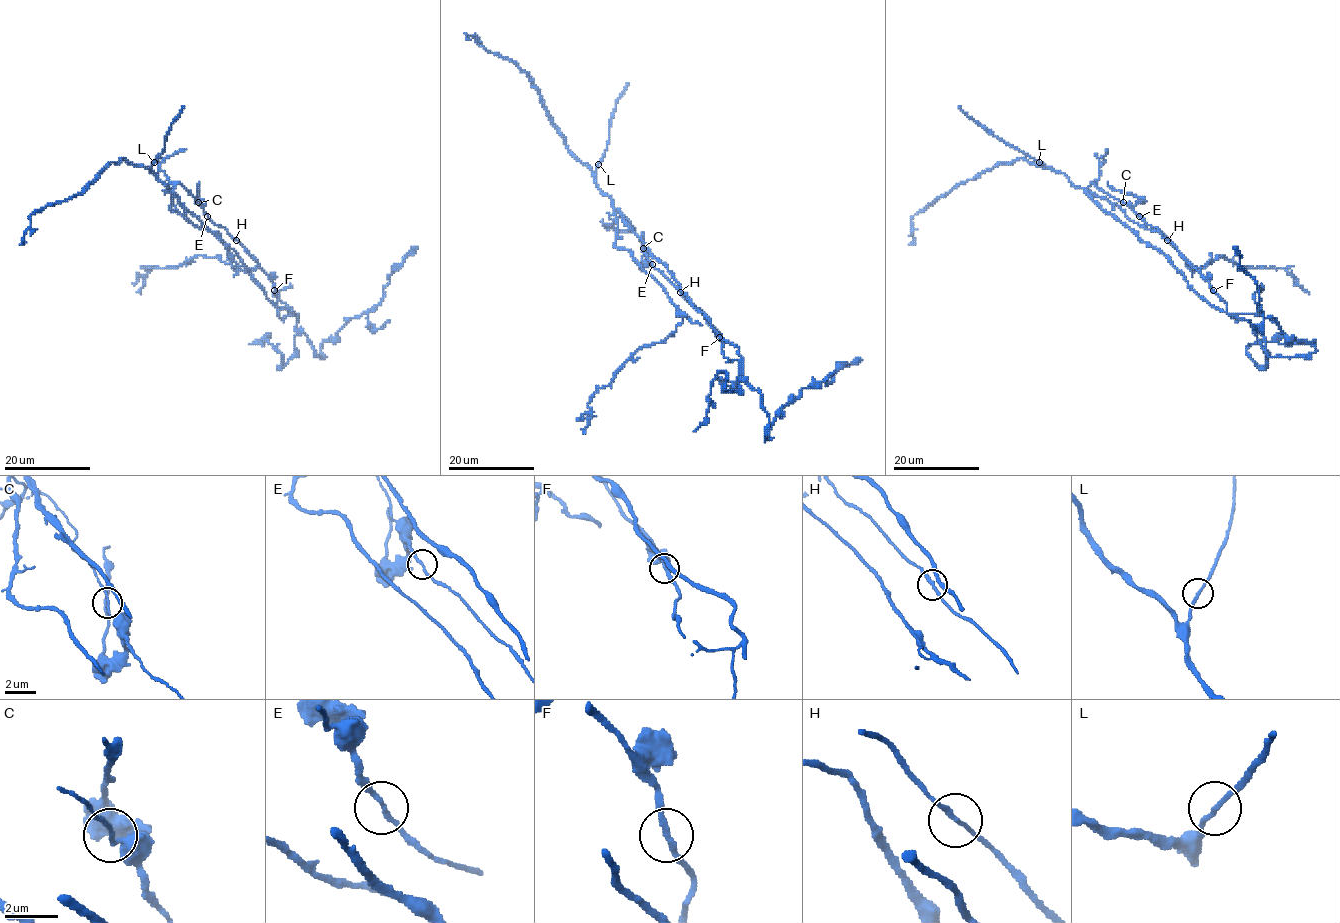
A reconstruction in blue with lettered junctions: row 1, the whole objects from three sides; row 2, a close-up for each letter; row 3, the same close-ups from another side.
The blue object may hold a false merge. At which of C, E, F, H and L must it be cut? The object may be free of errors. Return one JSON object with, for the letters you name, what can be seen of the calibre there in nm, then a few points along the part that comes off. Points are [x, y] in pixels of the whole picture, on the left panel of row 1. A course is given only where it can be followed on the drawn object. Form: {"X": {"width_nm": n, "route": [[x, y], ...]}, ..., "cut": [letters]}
{"cut": []}

